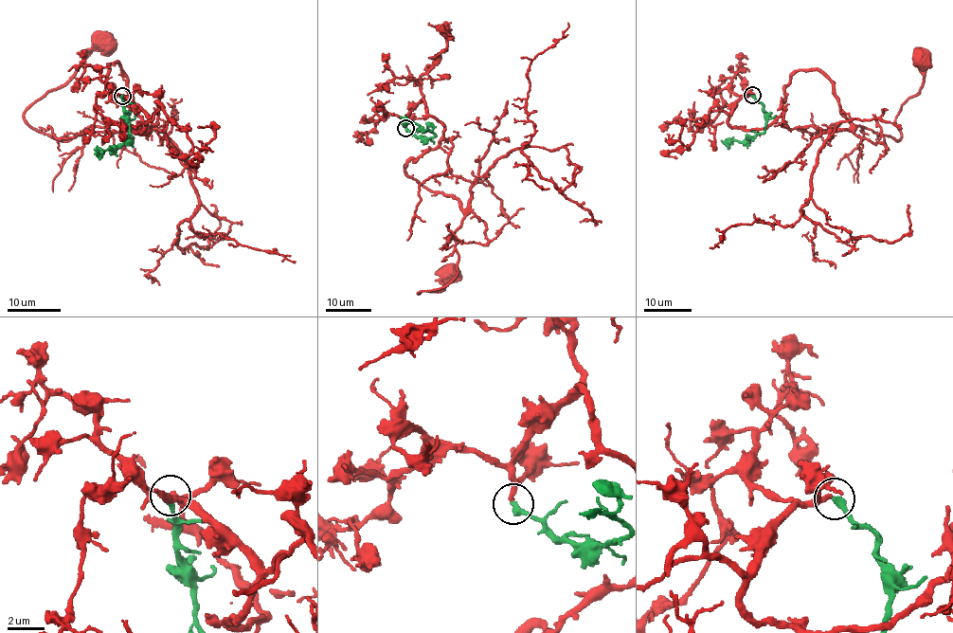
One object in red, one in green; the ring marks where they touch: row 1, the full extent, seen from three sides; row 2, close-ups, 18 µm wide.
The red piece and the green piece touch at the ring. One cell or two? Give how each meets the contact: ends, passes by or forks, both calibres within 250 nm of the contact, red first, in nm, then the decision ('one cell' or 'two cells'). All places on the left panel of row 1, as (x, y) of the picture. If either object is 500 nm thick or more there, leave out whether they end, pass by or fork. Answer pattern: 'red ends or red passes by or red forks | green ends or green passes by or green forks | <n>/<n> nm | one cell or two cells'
red ends | green ends | 280/380 nm | one cell

